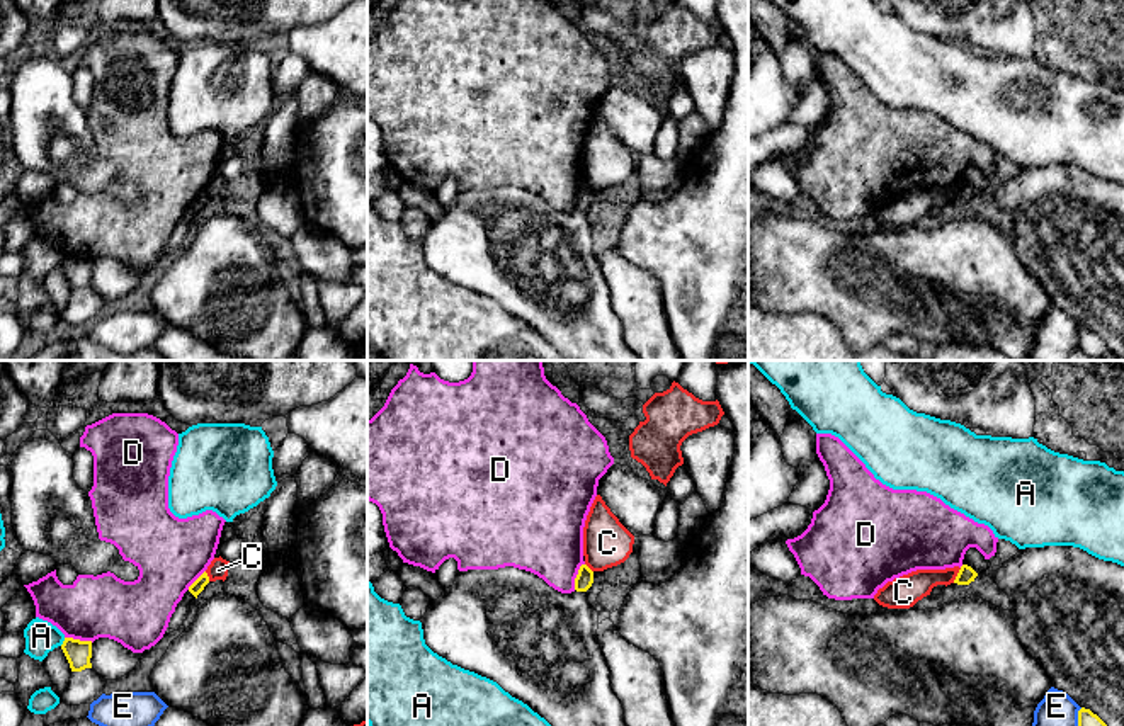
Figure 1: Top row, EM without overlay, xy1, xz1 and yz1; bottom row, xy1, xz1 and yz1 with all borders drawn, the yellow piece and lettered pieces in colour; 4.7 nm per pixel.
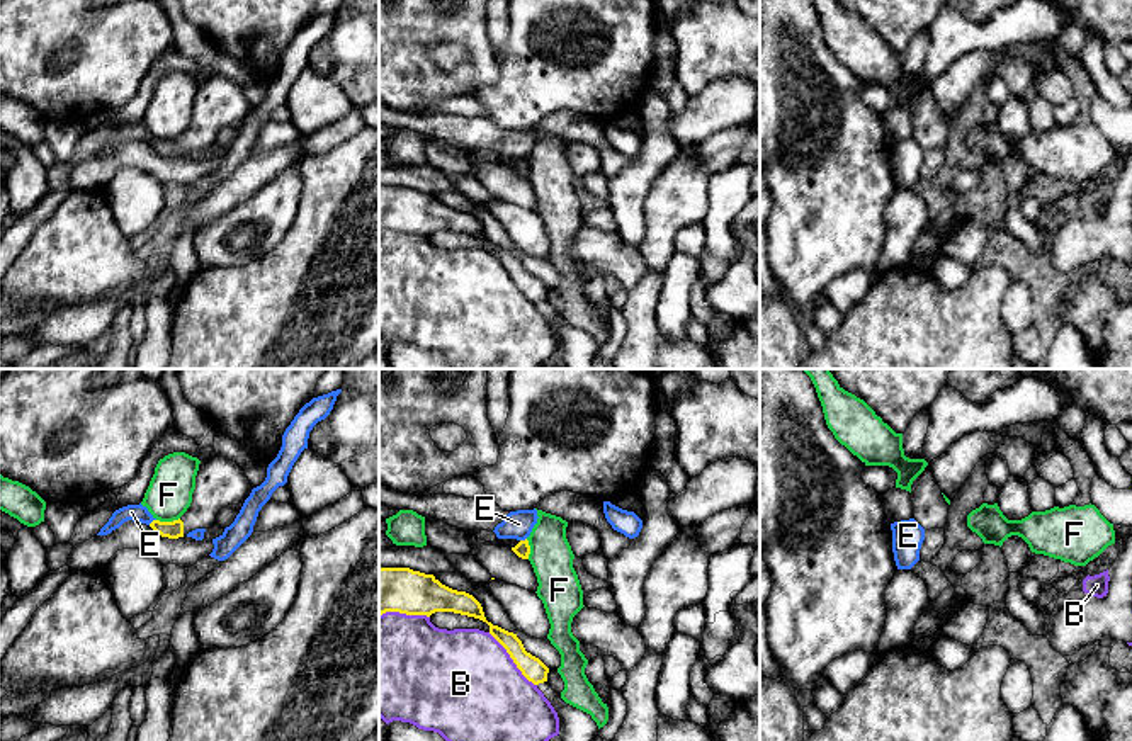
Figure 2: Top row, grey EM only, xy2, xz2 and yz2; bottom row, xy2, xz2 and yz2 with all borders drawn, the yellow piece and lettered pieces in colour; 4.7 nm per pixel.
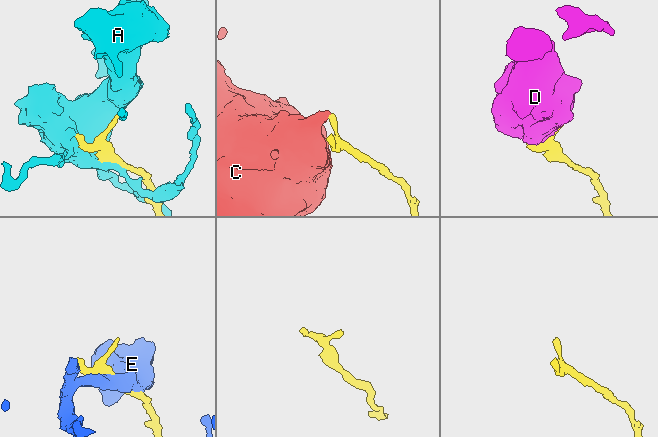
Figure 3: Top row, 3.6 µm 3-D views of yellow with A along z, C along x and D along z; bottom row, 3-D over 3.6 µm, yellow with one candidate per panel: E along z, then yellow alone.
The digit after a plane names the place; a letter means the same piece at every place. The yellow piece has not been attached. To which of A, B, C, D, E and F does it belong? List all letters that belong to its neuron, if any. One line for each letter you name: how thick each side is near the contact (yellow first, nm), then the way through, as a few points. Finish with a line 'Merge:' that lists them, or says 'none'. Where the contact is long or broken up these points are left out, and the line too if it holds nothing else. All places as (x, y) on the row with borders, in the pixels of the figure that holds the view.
Merge: none

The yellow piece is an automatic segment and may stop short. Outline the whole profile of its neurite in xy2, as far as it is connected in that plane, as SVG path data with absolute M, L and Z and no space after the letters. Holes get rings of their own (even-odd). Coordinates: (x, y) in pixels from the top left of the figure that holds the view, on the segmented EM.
M226 457L201 461L187 512L173 522L153 520L150 527L168 539L184 537L195 529L209 529L221 508L243 503L252 489L245 471L236 462Z

